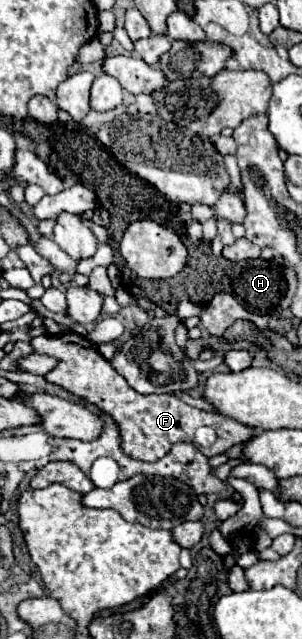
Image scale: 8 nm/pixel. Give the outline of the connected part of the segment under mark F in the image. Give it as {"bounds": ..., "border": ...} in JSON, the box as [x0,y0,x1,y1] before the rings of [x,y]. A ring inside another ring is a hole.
{"bounds":[31,330,255,462],"border":[[[71,330],[61,332],[61,334],[37,336],[31,340],[31,346],[35,352],[49,354],[59,360],[59,364],[49,374],[45,374],[47,382],[63,386],[65,390],[85,398],[87,402],[93,402],[103,412],[107,412],[115,418],[121,438],[123,438],[123,450],[127,456],[131,456],[135,460],[143,460],[143,462],[161,460],[165,454],[169,454],[173,444],[193,442],[195,430],[199,426],[211,426],[217,430],[217,442],[213,446],[209,446],[209,448],[199,446],[199,450],[205,456],[223,454],[233,444],[243,444],[243,442],[251,440],[251,436],[255,436],[253,428],[247,428],[245,424],[239,424],[237,420],[231,420],[229,416],[223,416],[219,412],[197,410],[173,394],[159,394],[159,396],[157,394],[151,394],[151,396],[137,394],[133,388],[129,388],[125,378],[119,376],[119,372],[115,372],[111,362],[99,354],[95,344],[87,342],[83,336],[79,336]]]}

